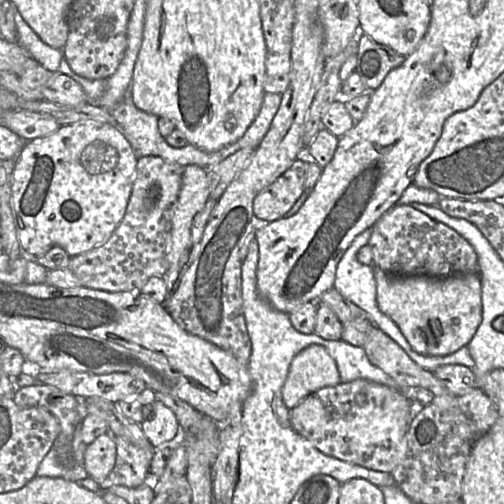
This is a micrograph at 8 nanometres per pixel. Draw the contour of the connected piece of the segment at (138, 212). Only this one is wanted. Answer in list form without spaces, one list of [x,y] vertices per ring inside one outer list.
[[[157,156],[138,158],[131,196],[121,223],[105,243],[70,258],[68,268],[82,286],[109,292],[141,293],[151,277],[163,277],[168,272],[172,214],[184,167]]]

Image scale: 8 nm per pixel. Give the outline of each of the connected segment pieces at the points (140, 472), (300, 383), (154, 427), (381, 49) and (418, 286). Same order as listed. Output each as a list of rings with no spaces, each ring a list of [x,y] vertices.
[[[113,436],[116,444],[116,461],[112,471],[99,483],[99,488],[113,485],[136,488],[149,477],[152,454],[146,452],[120,436]]]
[[[313,344],[293,358],[282,387],[282,399],[292,409],[311,393],[340,382],[335,360],[325,347]]]
[[[155,400],[152,404],[152,416],[151,418],[145,419],[141,424],[140,427],[149,440],[149,442],[154,447],[160,446],[169,446],[169,442],[172,441],[179,430],[179,423],[173,411],[169,409],[164,403],[160,400]]]
[[[368,35],[356,36],[358,51],[355,72],[360,76],[369,91],[376,90],[387,74],[400,66],[406,57],[392,48],[375,42]]]
[[[374,267],[374,276],[379,309],[398,325],[414,351],[428,356],[445,356],[468,346],[482,320],[479,274],[403,276]]]

